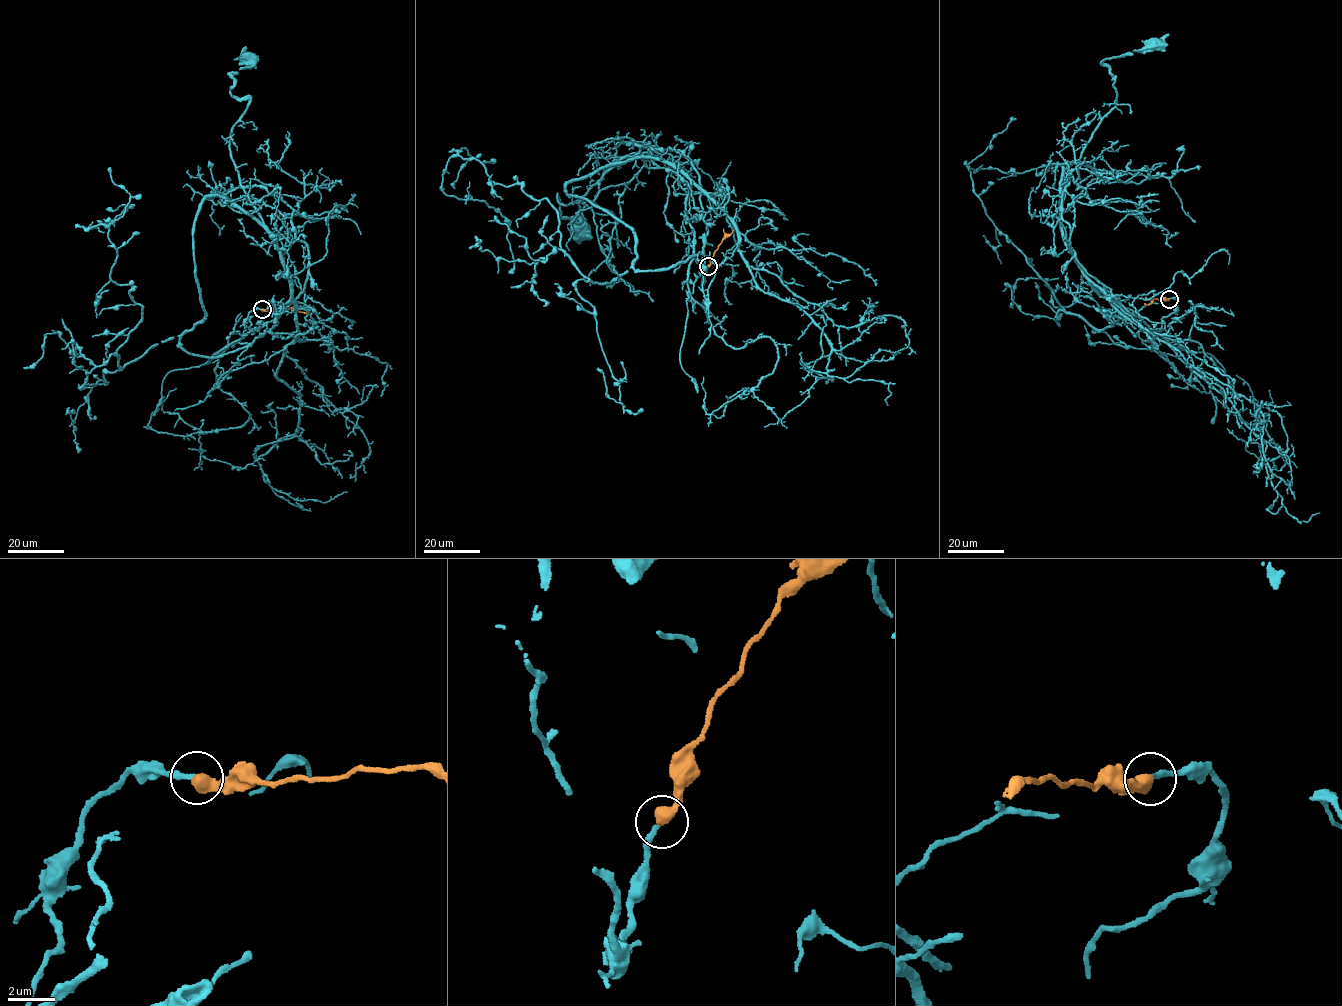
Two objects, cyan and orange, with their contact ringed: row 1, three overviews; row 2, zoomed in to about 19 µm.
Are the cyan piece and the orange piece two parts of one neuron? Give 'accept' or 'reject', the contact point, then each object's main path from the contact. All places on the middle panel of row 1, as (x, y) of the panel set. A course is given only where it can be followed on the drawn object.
accept; place (708, 266); course cyan (708, 267), (703, 282), (700, 188), (658, 158), (609, 169), (581, 212), (583, 200), (556, 195), (579, 230); course orange (708, 266), (718, 246), (736, 223)

